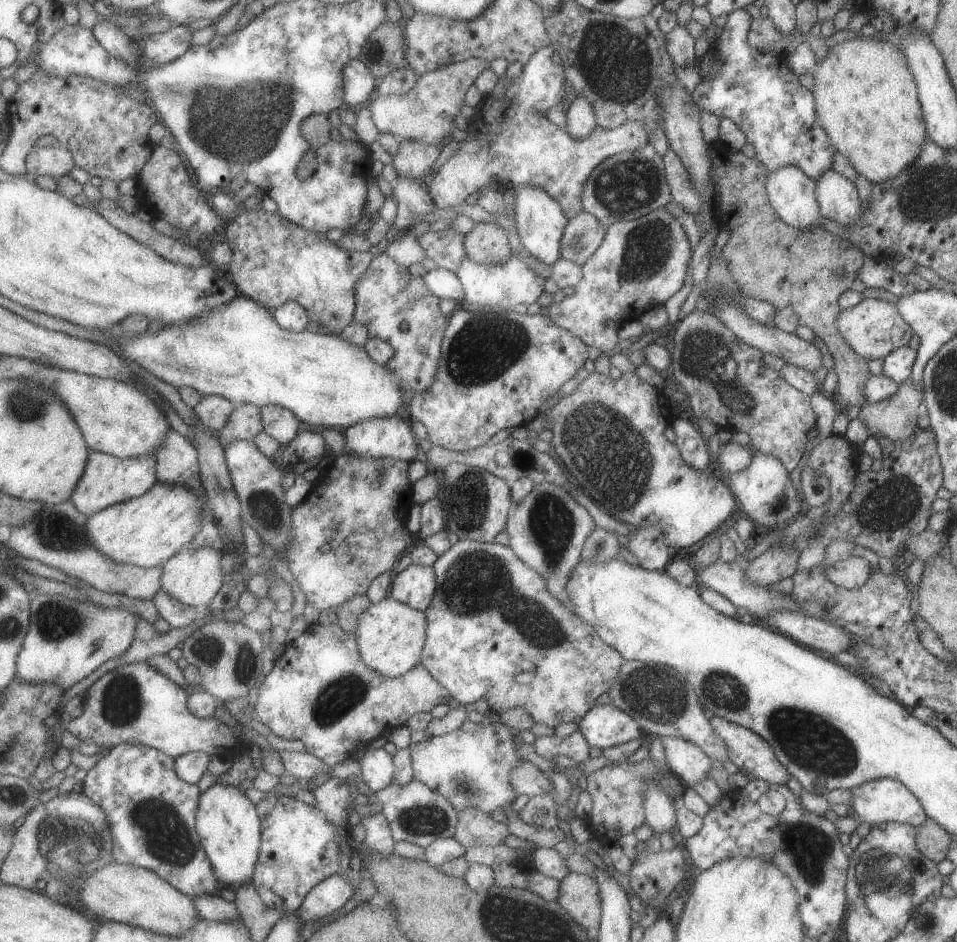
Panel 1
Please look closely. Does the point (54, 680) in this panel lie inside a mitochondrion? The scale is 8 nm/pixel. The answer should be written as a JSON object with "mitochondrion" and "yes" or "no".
{"mitochondrion":"no"}

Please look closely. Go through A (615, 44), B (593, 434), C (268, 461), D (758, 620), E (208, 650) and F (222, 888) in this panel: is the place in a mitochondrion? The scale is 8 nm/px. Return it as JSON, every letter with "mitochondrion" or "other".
{"A":"mitochondrion","B":"mitochondrion","C":"other","D":"other","E":"mitochondrion","F":"other"}

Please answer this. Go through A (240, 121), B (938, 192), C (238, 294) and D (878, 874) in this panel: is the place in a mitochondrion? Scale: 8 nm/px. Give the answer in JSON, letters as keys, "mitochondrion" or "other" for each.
{"A":"mitochondrion","B":"mitochondrion","C":"other","D":"mitochondrion"}

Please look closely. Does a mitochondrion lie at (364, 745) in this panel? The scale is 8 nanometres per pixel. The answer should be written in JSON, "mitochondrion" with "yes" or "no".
{"mitochondrion":"no"}

